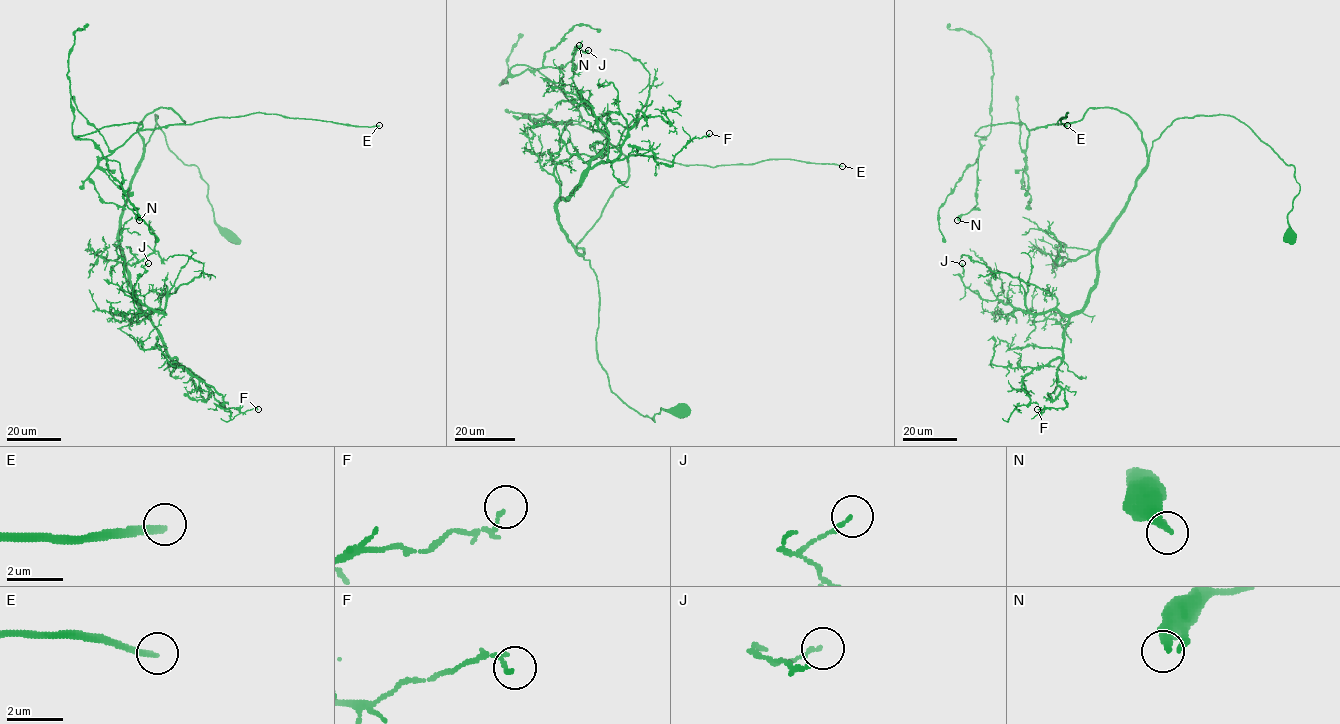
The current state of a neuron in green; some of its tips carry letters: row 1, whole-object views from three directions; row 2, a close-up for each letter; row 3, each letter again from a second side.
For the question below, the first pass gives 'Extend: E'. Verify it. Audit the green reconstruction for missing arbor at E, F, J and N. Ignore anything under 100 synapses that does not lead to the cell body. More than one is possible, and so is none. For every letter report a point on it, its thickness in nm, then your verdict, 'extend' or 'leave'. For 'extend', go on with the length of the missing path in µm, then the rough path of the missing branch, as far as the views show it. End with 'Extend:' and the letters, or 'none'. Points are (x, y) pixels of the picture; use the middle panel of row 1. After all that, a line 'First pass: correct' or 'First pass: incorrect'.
E: at (842, 166); 200 nm thick; extend; about 250 µm are missing
F: at (709, 133); 130 nm thick; leave
J: at (588, 50); 120 nm thick; leave
N: at (579, 45); 360 nm thick; leave
Extend: E
First pass: correct

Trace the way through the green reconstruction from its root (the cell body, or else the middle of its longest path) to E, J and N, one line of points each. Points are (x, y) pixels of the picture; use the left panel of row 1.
E: (233, 238), (156, 115), (143, 155), (148, 114), (379, 125)
J: (233, 238), (155, 115), (119, 243), (139, 306), (164, 314), (133, 300), (148, 263)
N: (233, 238), (156, 115), (143, 155), (138, 124), (170, 107), (183, 124), (77, 137), (119, 163), (139, 220)

